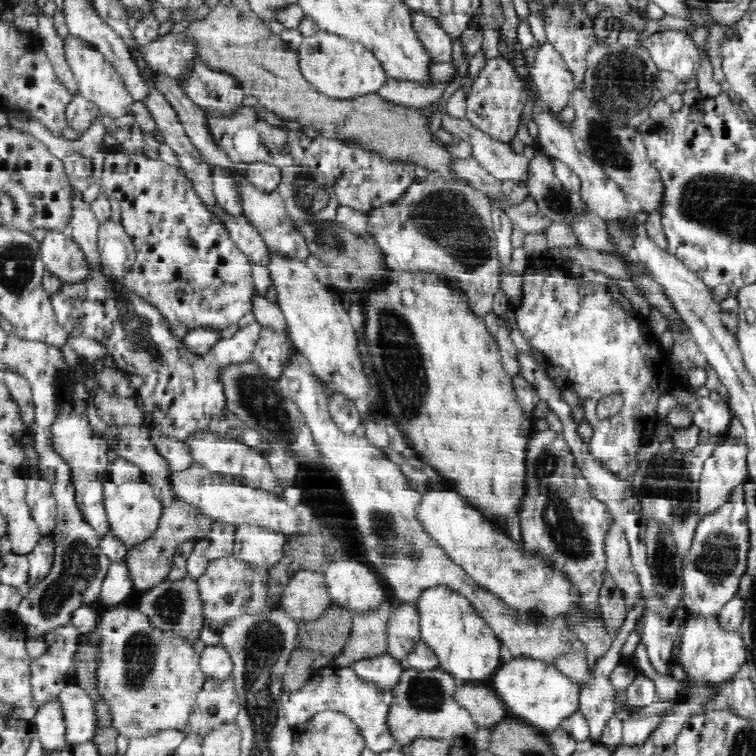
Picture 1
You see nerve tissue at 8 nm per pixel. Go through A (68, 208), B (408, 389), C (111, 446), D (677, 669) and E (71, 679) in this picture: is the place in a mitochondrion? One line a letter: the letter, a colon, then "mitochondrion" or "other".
A: other
B: mitochondrion
C: other
D: other
E: other

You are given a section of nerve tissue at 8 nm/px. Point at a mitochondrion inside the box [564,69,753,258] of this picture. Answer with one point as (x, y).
(599, 138)

